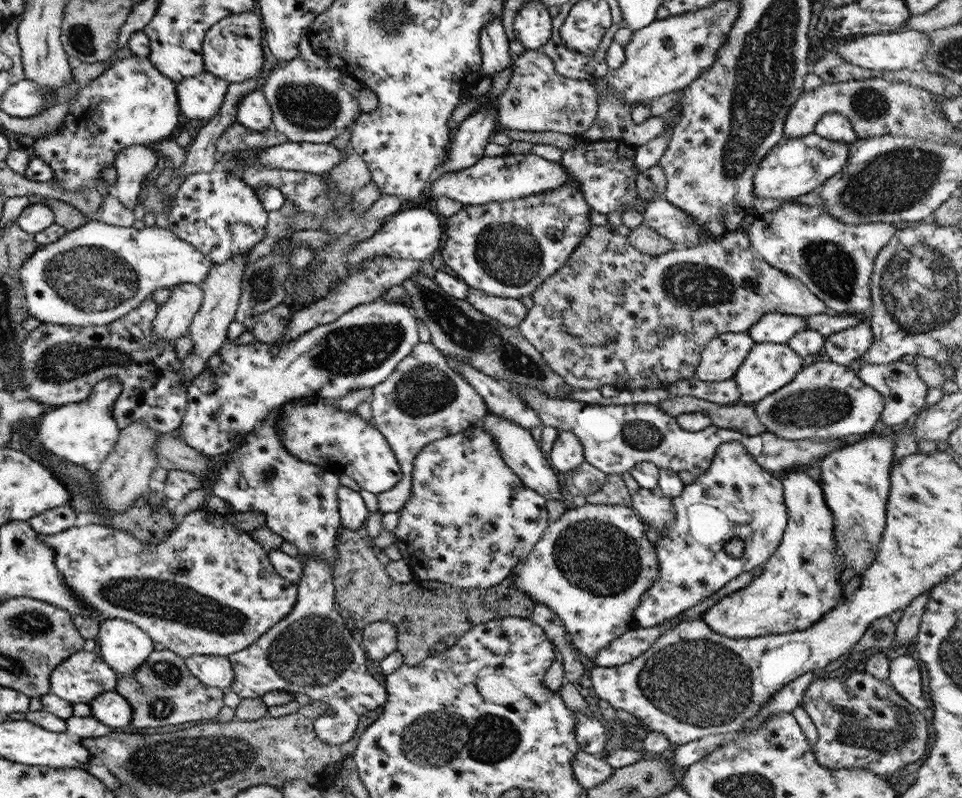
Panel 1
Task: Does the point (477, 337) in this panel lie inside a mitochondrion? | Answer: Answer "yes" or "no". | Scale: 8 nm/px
yes

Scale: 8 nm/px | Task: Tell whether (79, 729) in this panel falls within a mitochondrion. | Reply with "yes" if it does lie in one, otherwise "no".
no

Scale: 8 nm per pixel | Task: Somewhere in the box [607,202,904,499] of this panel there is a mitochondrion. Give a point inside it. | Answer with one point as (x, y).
(813, 407)

